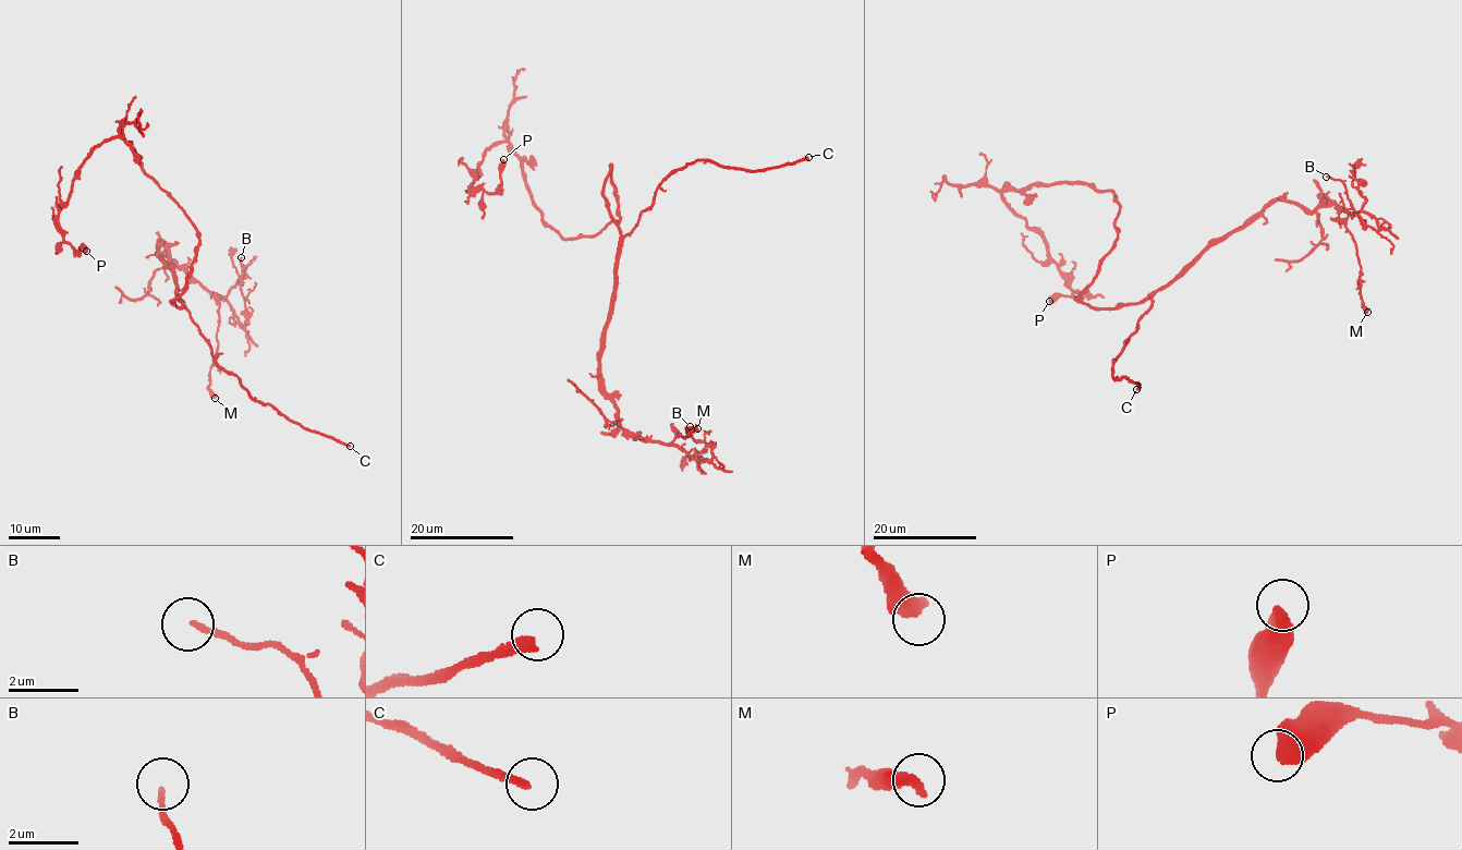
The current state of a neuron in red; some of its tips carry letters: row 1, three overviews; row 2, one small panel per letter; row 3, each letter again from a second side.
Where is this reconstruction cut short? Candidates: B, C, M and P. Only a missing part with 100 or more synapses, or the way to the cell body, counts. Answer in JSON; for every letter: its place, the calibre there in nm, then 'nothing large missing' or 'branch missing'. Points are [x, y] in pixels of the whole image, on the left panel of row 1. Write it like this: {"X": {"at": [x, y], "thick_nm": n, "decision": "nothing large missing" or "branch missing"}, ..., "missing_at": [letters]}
{"B": {"at": [241, 257], "thick_nm": 140, "decision": "nothing large missing"}, "C": {"at": [350, 446], "thick_nm": 220, "decision": "branch missing"}, "M": {"at": [215, 398], "thick_nm": 440, "decision": "nothing large missing"}, "P": {"at": [86, 251], "thick_nm": 600, "decision": "nothing large missing"}, "missing_at": ["C"]}

